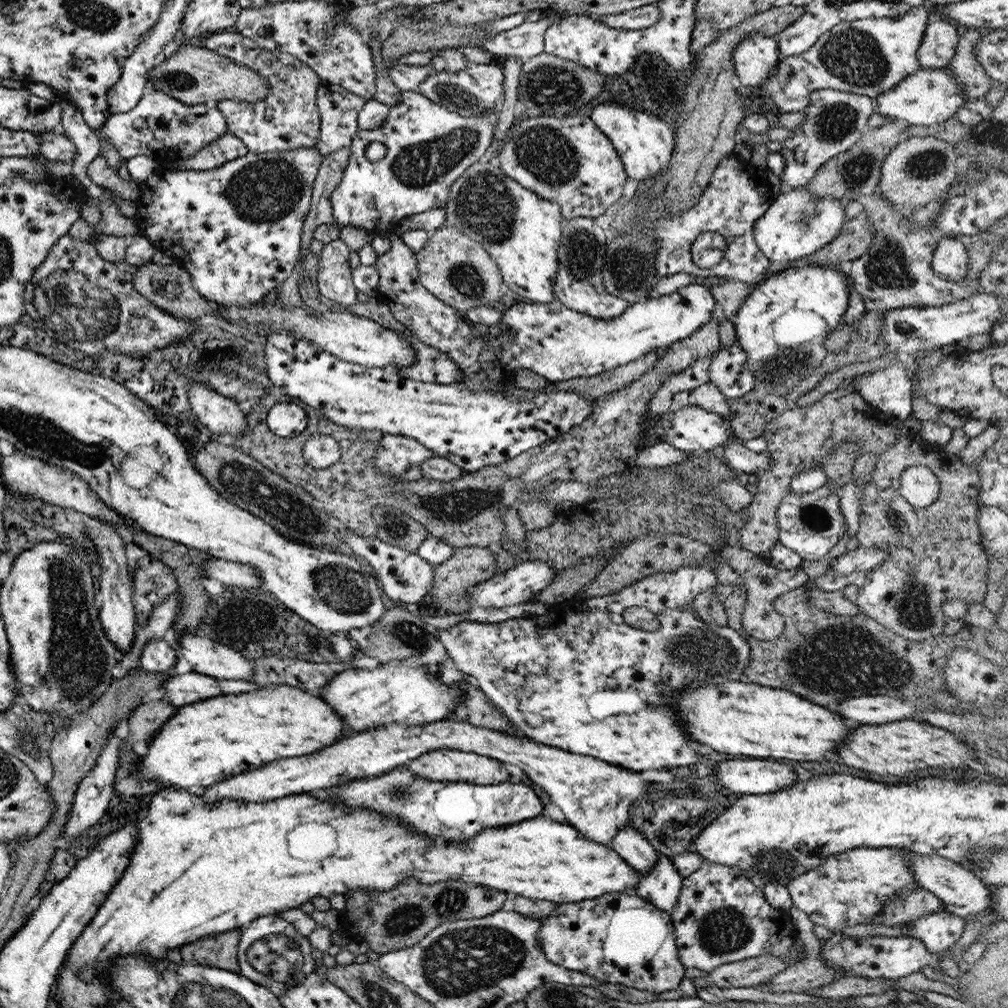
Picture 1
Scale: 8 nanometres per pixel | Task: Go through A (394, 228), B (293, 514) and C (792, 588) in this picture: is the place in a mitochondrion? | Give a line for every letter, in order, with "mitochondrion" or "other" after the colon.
A: other
B: mitochondrion
C: other

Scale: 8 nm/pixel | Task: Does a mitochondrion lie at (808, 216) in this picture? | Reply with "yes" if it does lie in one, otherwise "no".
yes

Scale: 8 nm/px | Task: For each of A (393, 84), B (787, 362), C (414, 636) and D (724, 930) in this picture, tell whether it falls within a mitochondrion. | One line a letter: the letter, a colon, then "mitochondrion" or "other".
A: other
B: mitochondrion
C: mitochondrion
D: mitochondrion

